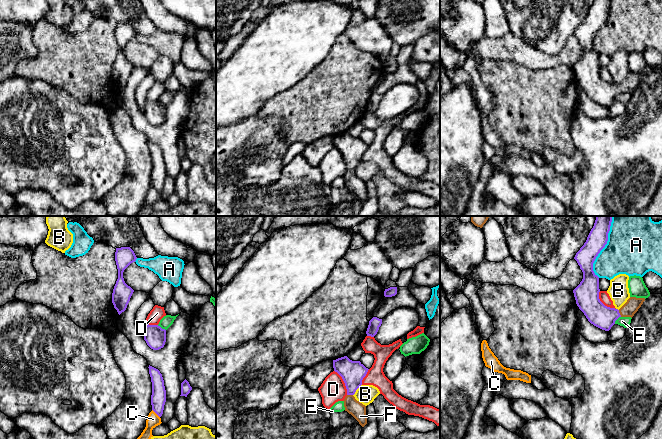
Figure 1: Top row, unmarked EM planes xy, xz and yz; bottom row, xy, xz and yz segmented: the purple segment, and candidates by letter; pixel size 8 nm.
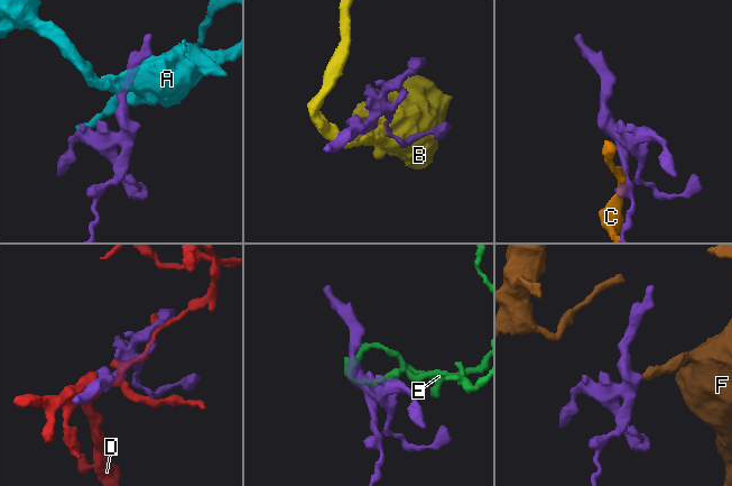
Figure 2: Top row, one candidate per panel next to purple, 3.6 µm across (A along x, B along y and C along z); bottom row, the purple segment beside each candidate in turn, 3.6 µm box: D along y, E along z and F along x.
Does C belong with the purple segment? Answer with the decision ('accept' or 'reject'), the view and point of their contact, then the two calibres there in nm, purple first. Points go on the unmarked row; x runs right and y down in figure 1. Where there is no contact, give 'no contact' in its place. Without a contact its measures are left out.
reject; contact xy (155, 188); calibres 130 and 110 nm

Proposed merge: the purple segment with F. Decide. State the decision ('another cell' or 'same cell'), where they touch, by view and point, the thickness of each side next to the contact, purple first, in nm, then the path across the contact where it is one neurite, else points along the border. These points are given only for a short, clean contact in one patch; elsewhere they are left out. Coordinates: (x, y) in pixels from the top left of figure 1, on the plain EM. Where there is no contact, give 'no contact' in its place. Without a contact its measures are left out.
same cell | yz (619, 89) | 190/120 nm | across yz (601, 92), (619, 89), (627, 86), (632, 81)

